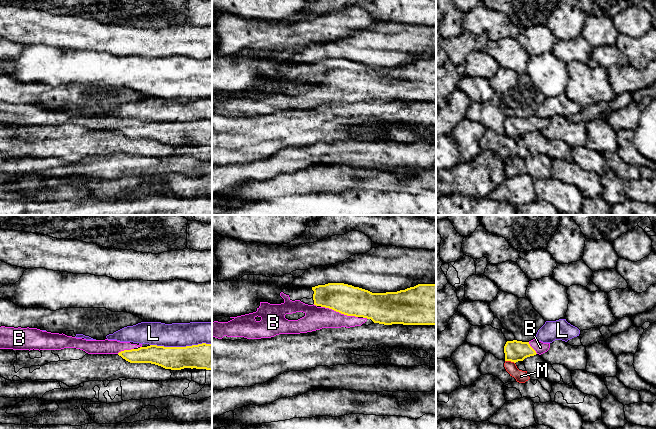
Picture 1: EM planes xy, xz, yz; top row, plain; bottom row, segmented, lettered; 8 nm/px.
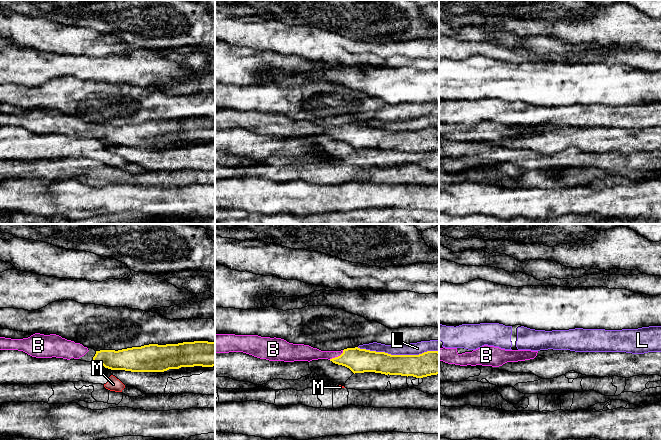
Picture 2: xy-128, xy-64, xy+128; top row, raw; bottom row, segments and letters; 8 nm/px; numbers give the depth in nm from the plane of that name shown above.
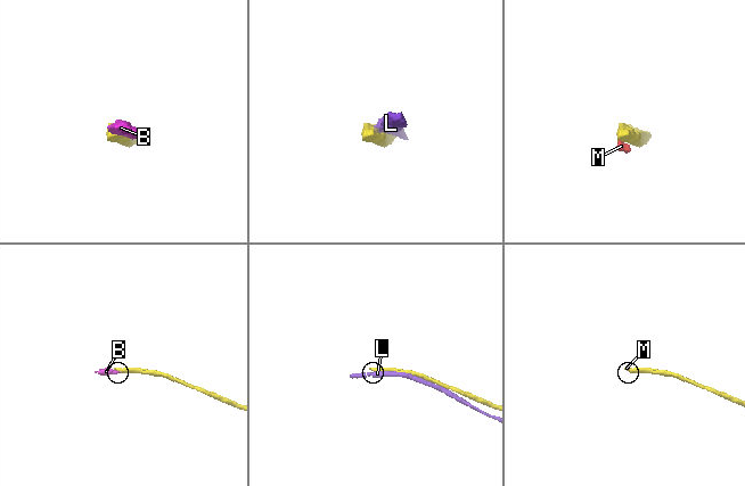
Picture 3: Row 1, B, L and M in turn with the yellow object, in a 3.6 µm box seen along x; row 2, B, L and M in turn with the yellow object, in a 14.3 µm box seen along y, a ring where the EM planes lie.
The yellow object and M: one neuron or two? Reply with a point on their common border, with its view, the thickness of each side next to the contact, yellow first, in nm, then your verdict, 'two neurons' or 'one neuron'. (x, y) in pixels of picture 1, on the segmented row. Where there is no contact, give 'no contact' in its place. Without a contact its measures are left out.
meets yellow in yz at (510, 360); 170 nm thick on the yellow side, 100 nm on the other; two neurons

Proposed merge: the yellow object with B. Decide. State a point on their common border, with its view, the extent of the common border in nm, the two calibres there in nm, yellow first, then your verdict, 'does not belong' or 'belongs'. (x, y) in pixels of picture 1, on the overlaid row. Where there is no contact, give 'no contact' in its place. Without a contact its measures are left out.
meets yellow in xz at (339, 312); contact 300 nm long; 240 nm thick on the yellow side, 190 nm on the other; belongs

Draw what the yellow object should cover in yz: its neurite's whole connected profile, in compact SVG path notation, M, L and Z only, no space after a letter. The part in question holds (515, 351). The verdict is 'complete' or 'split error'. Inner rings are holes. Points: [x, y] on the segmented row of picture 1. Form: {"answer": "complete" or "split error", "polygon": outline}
{"answer": "split error", "polygon": "M536 339L529 342L507 341L504 346L505 361L518 362L536 354L543 354L550 348L550 343L543 343Z"}

